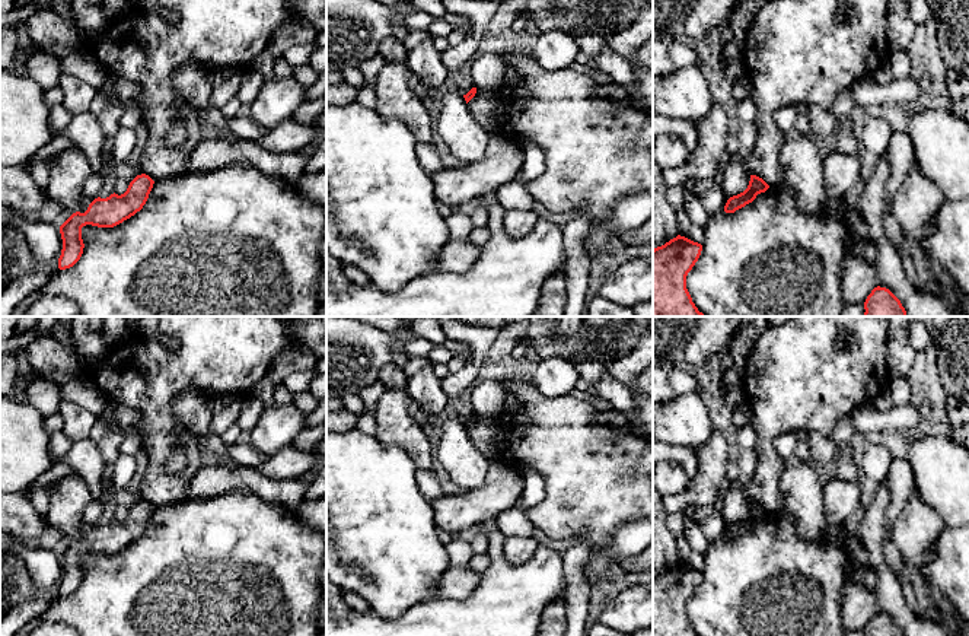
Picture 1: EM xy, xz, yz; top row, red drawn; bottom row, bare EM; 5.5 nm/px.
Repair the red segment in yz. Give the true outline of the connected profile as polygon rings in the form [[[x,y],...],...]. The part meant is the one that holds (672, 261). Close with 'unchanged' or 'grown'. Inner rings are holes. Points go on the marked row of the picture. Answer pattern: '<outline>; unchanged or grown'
[[[680,235],[653,249],[653,317],[707,317],[698,311],[686,289],[686,276],[701,251],[701,244]]]; unchanged

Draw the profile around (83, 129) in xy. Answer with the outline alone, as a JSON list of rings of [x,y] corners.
[[[93,112],[73,115],[70,124],[54,134],[73,140],[86,155],[93,171],[101,172],[105,136]]]

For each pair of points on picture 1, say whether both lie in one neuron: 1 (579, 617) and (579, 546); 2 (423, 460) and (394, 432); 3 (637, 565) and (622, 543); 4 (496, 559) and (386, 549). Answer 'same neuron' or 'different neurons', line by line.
1: same neuron
2: same neuron
3: different neurons
4: different neurons

